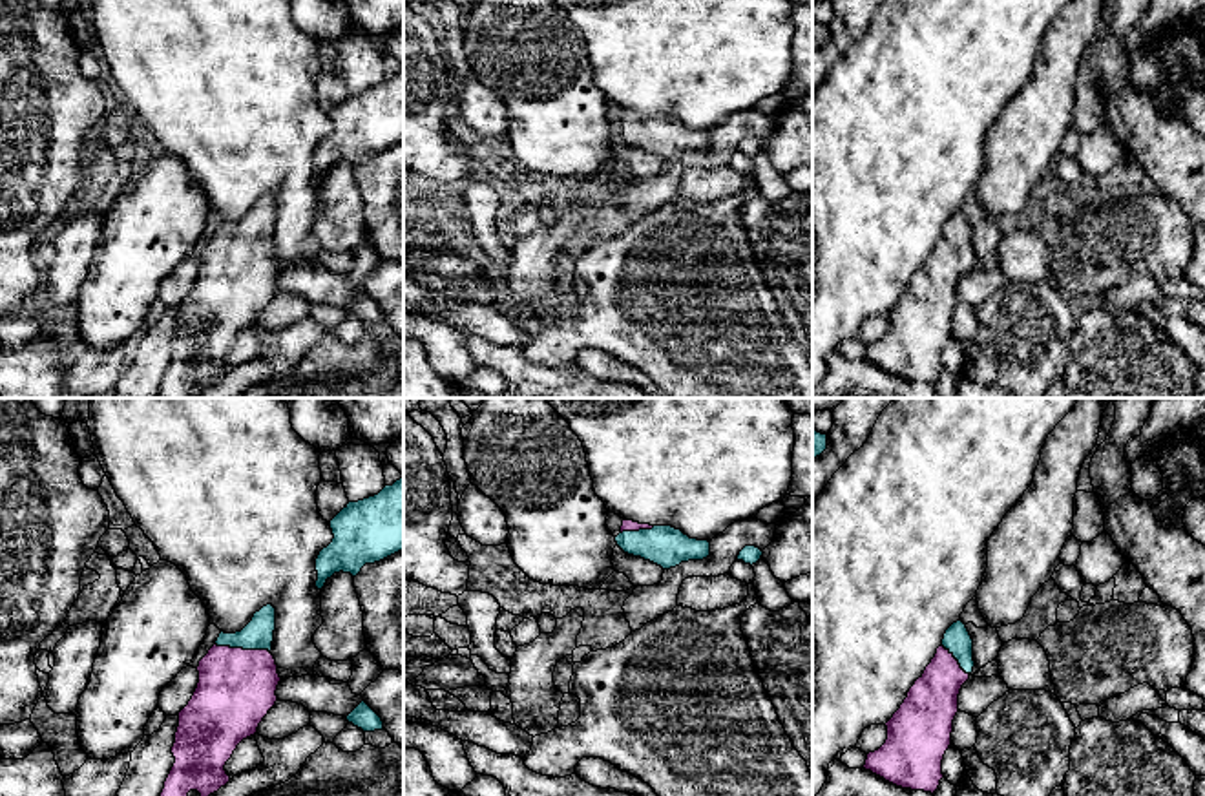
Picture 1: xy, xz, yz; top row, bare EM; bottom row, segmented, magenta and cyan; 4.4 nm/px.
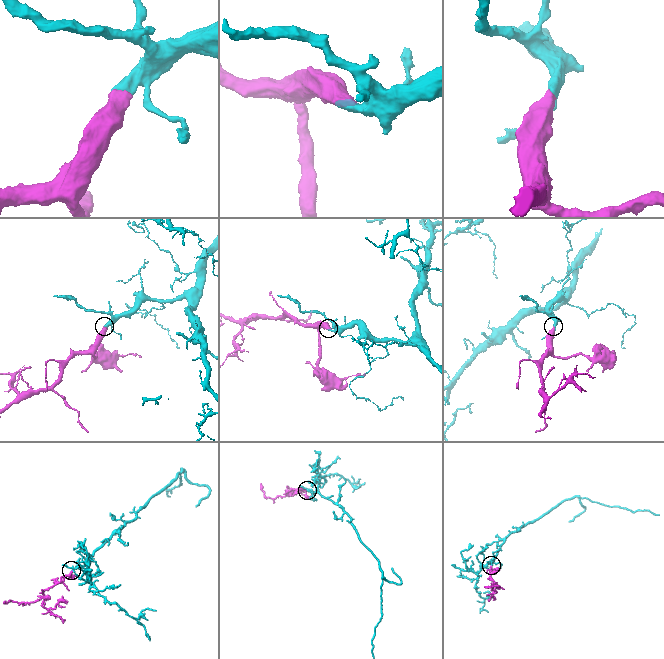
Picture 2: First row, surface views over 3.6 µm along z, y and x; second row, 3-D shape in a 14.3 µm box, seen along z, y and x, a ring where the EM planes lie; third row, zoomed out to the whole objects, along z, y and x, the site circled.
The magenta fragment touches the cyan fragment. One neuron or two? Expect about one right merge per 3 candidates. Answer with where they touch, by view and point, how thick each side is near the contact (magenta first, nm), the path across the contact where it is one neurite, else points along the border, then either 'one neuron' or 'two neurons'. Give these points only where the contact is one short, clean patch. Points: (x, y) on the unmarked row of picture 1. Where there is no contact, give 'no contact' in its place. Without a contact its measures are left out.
meets magenta in xy at (241, 240); 340 nm thick on the magenta side, 140 nm on the other; runs through xy (236, 280), (241, 240), (258, 225); one neuron

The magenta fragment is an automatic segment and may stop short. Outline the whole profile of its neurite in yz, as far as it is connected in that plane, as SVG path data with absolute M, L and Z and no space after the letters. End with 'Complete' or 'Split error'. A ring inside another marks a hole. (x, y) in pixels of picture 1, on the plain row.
M957 212L885 314L887 330L867 345L864 360L896 378L935 385L944 369L942 351L951 336L959 285L973 257L973 230L966 215Z. Split error

